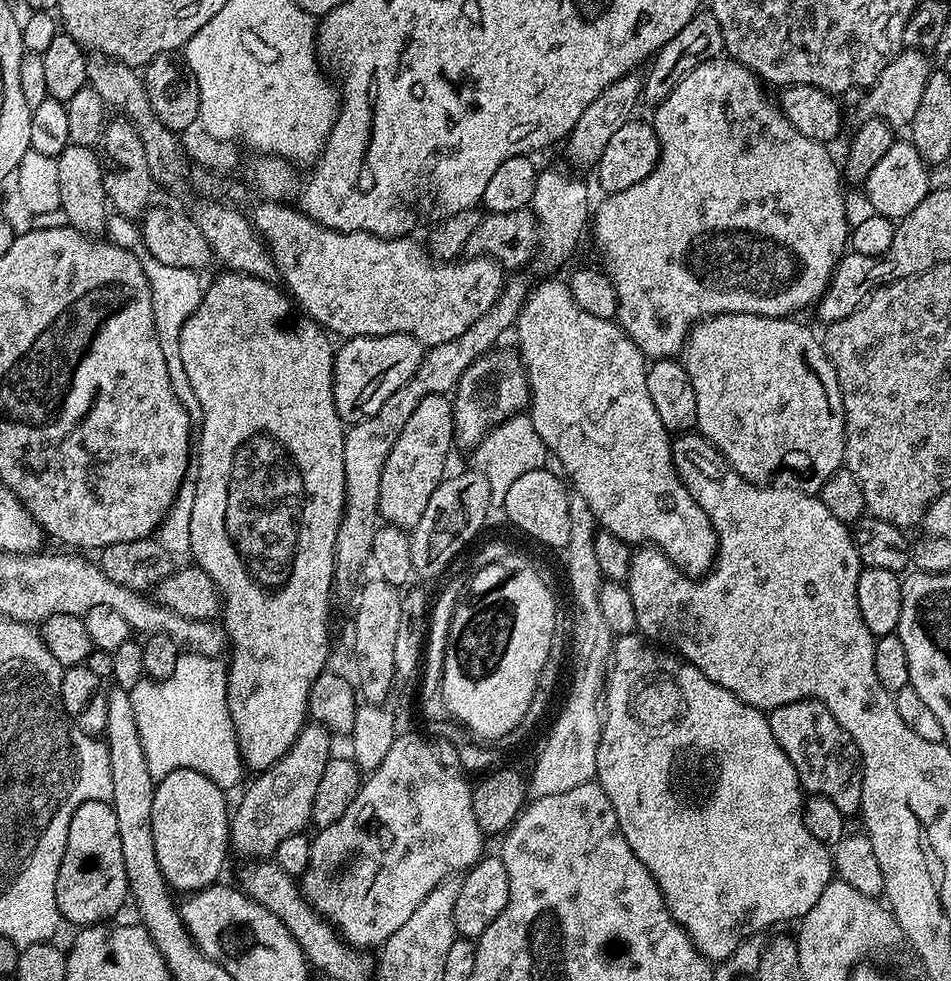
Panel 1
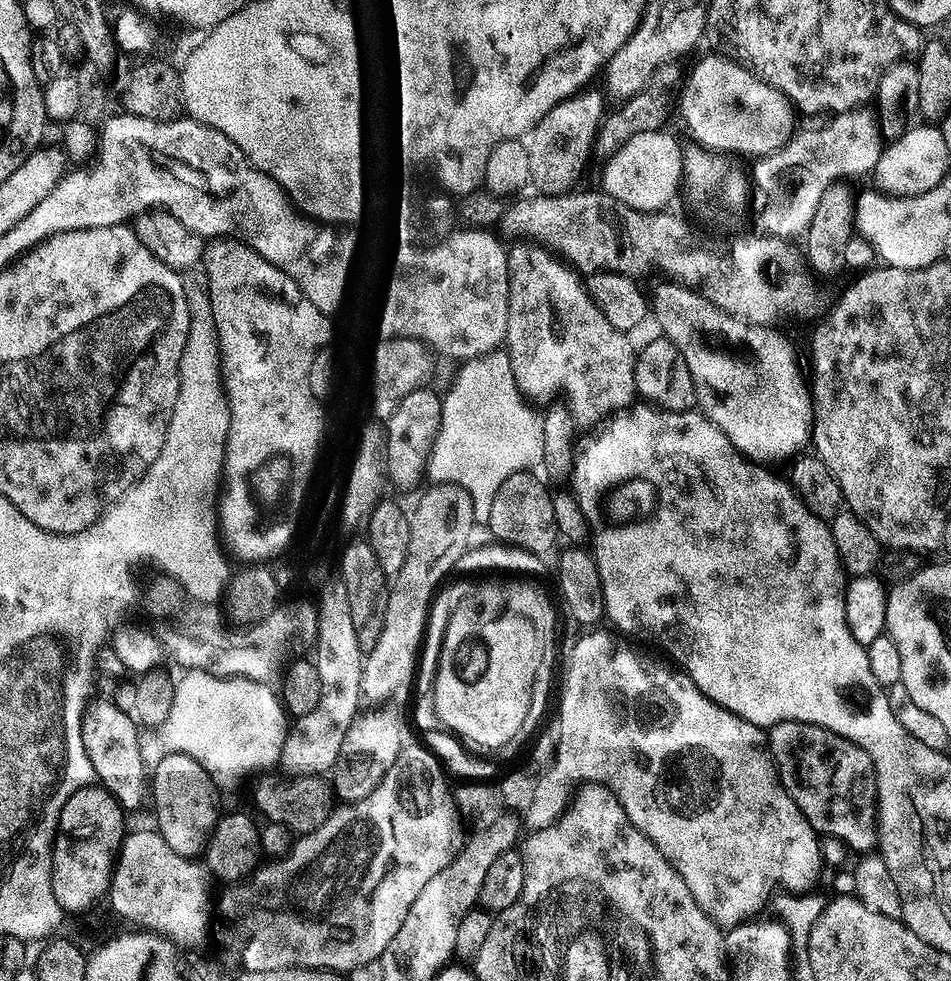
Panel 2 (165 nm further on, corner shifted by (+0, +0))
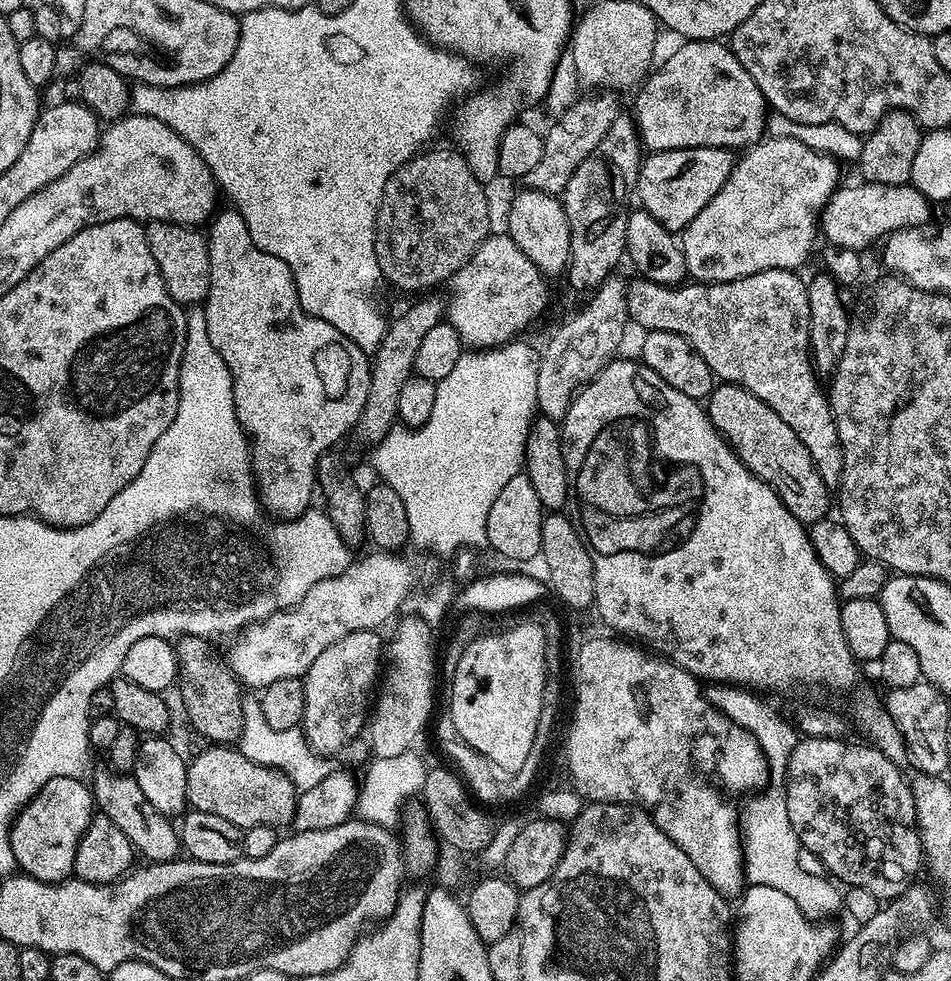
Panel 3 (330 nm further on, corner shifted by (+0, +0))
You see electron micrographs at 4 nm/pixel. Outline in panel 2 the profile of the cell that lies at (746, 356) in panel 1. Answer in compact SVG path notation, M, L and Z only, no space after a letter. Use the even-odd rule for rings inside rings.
M668 282L670 284L656 284L650 288L650 312L660 323L660 328L665 337L673 340L678 346L678 350L686 359L692 371L692 377L696 380L696 390L698 393L698 408L707 416L710 422L714 422L714 426L718 426L718 430L722 430L722 434L726 434L726 438L730 438L732 445L753 462L768 462L764 460L772 460L775 456L793 457L801 451L800 448L805 443L809 443L810 437L814 431L814 398L810 393L807 381L804 382L804 376L800 373L800 368L796 365L796 354L792 350L791 344L778 332L774 332L774 328L763 324L749 324L747 320L740 320L737 316L732 316L729 312L723 312L718 306L714 306L714 302L710 302L706 298L702 298L702 294L694 288L688 288L679 282Z

